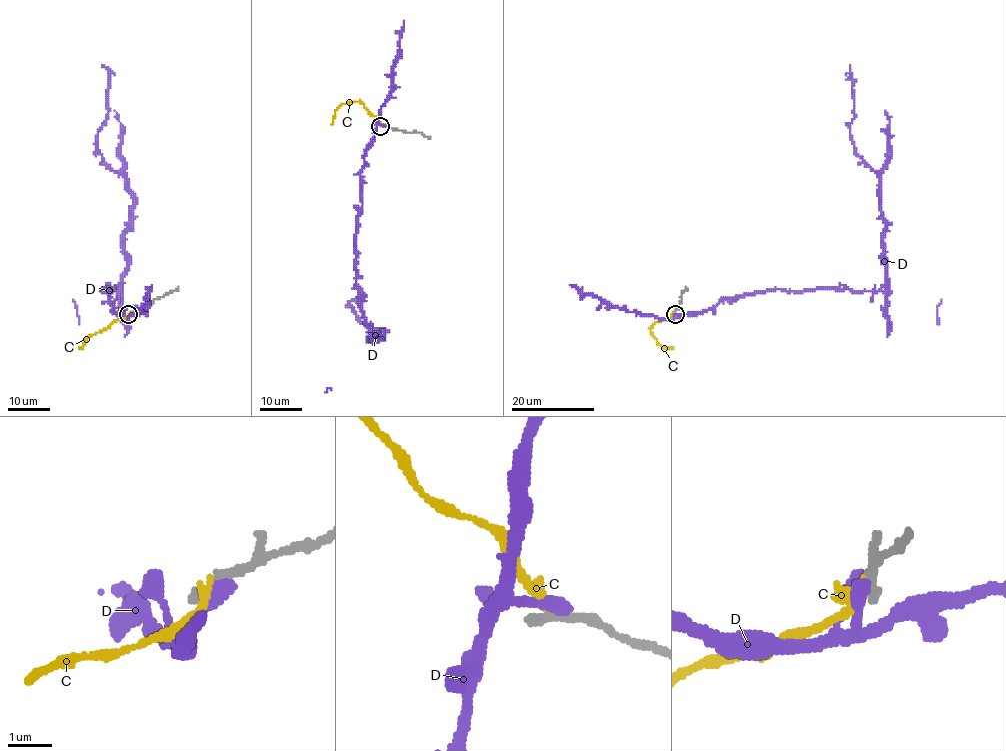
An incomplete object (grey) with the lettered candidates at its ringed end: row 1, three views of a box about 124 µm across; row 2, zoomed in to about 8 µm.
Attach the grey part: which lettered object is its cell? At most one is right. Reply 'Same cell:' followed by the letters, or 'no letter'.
Same cell: no letter

